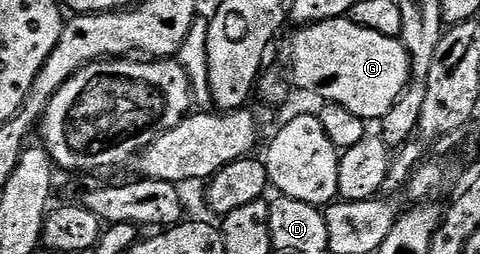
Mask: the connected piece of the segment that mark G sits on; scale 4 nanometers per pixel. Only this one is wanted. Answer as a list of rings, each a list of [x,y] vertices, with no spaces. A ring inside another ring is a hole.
[[[348,17],[339,19],[328,19],[322,23],[310,23],[297,29],[293,35],[293,40],[289,43],[289,63],[293,66],[293,79],[292,82],[302,87],[305,91],[314,91],[315,94],[321,98],[325,103],[338,103],[343,105],[343,109],[351,109],[351,113],[355,113],[355,117],[364,119],[366,121],[379,121],[387,113],[387,109],[391,109],[391,105],[395,105],[395,101],[403,93],[403,89],[410,81],[409,74],[409,54],[406,53],[405,47],[401,44],[400,38],[392,39],[383,33],[375,33],[375,29],[363,29],[363,25],[353,22]]]

